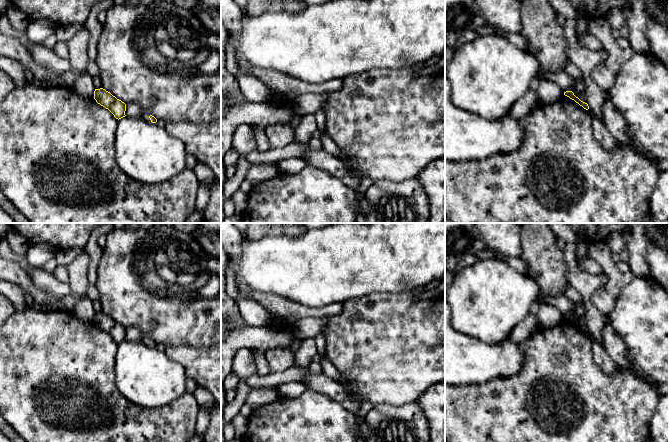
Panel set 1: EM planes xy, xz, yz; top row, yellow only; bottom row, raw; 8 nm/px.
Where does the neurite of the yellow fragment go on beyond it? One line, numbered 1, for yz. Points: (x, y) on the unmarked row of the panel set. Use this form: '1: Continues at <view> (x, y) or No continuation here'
1: No continuation here

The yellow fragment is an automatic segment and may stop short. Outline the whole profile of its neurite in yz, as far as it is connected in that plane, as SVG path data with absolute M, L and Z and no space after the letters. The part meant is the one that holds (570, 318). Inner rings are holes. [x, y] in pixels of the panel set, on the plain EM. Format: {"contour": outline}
{"contour": "M566 315L566 316L564 316L564 319L569 321L570 323L574 324L576 327L578 327L584 333L586 333L586 334L589 333L588 328L583 326L583 325L581 325L578 321L576 321L572 315Z"}

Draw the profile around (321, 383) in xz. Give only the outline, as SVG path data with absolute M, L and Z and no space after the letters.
M298 365L293 366L302 368L305 372L305 379L301 382L307 389L313 389L319 393L340 403L345 409L353 414L357 414L360 409L360 403L354 400L345 388L334 379L326 376L324 373L312 374L308 367Z

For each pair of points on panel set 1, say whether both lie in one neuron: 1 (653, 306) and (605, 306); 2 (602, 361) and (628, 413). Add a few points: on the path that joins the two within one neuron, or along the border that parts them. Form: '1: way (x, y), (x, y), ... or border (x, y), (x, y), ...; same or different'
1: border (626, 285), (620, 291), (615, 306), (608, 316); different
2: border (592, 354), (593, 361), (604, 372), (617, 368); different

